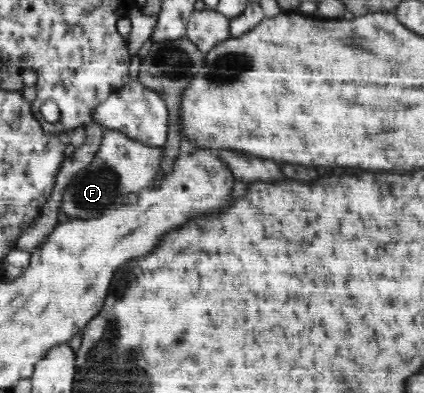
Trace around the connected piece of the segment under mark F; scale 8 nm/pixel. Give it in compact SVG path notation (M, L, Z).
M111 130L104 132L91 166L73 176L73 183L62 195L61 212L71 219L91 219L117 209L125 194L139 194L139 190L149 188L149 178L159 172L159 158L164 151L164 145L149 145Z

